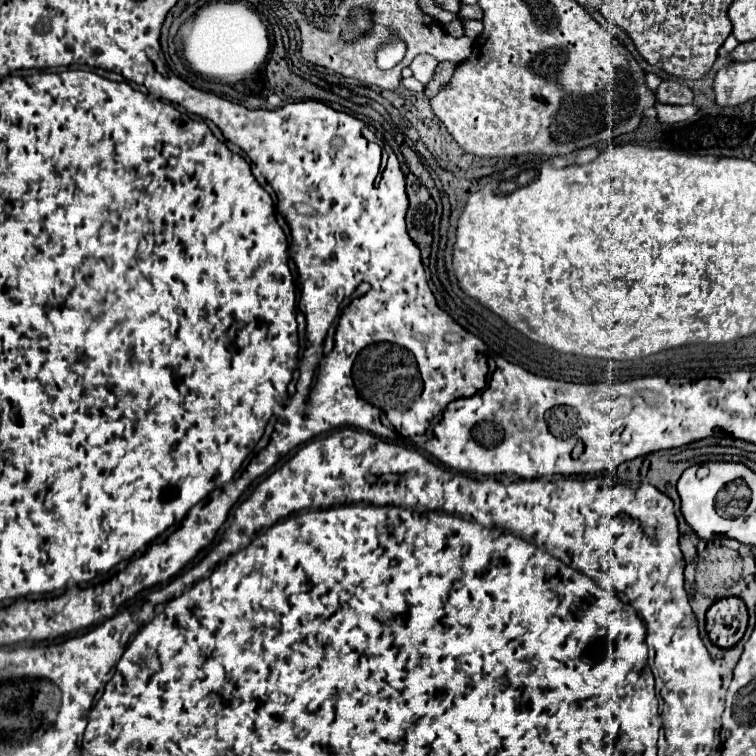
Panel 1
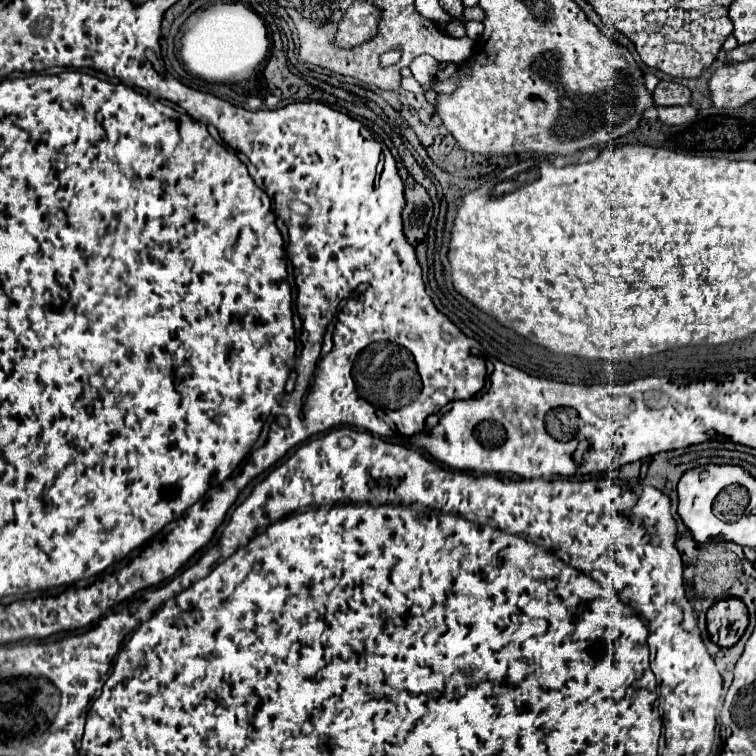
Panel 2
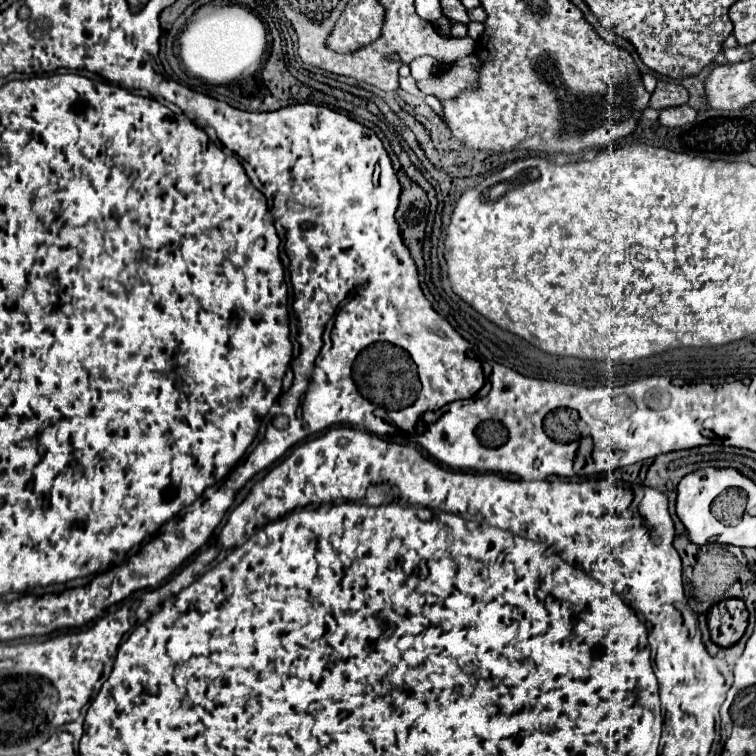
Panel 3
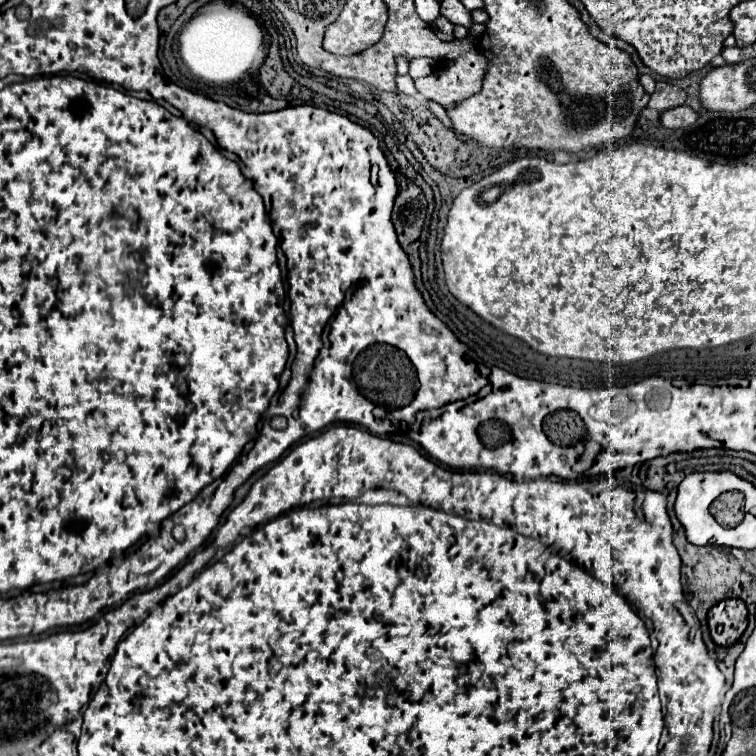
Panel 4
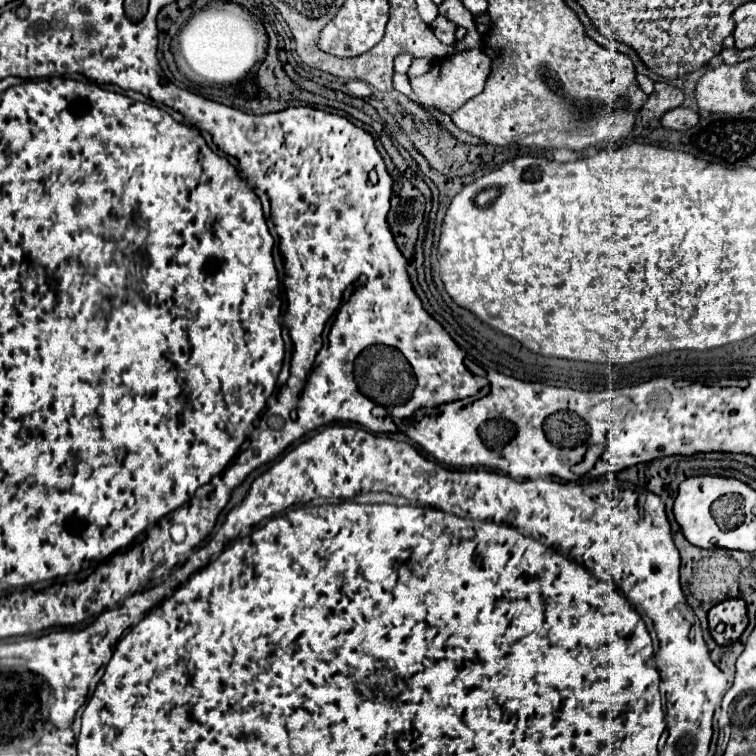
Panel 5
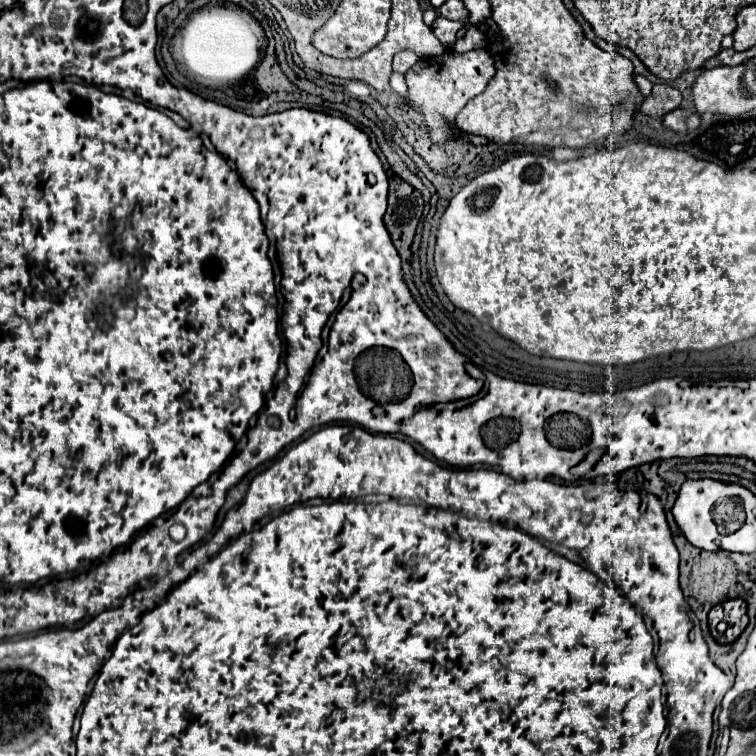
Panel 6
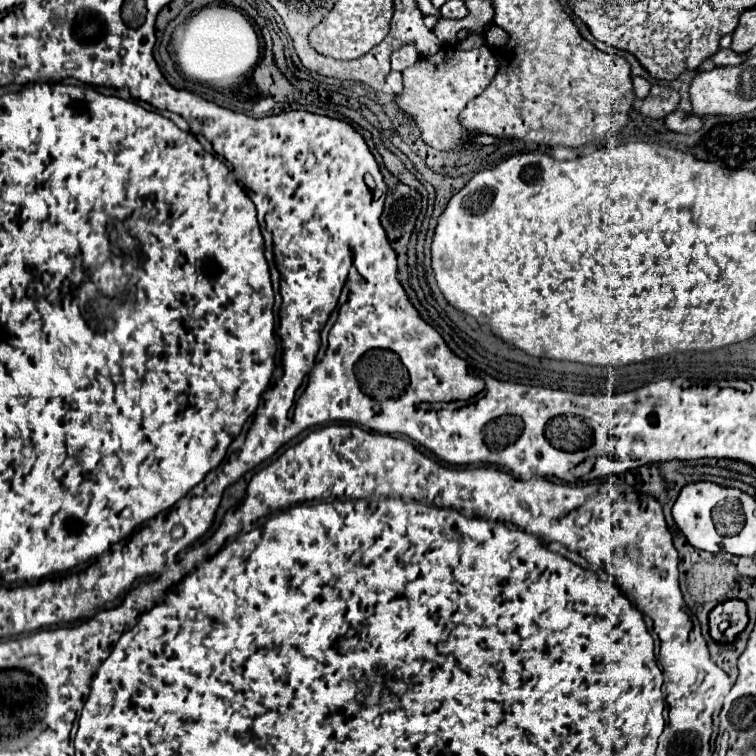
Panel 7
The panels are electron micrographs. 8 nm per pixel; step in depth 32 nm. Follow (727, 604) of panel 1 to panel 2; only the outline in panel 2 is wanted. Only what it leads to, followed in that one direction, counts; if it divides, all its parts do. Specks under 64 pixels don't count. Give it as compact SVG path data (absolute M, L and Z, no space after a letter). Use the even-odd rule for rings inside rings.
M724 598L708 610L706 618L710 640L722 648L730 648L742 638L748 626L748 608L740 598Z

